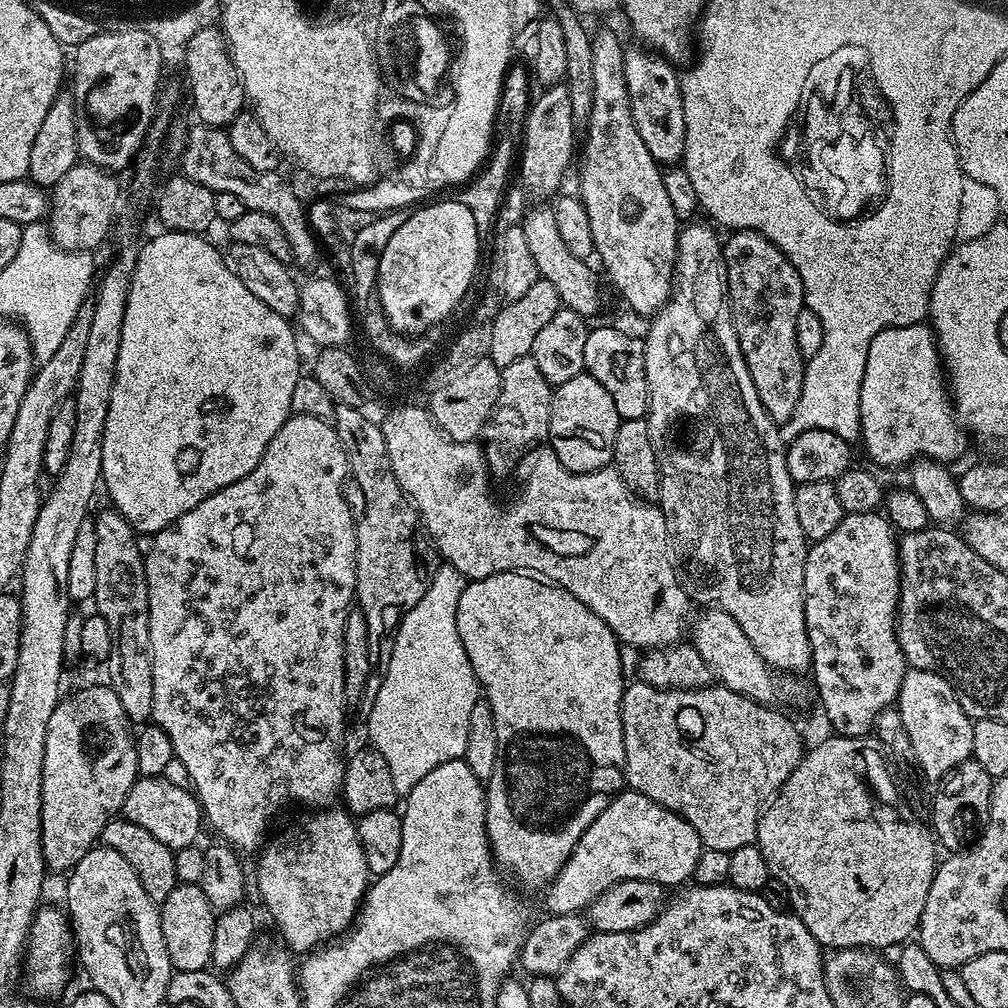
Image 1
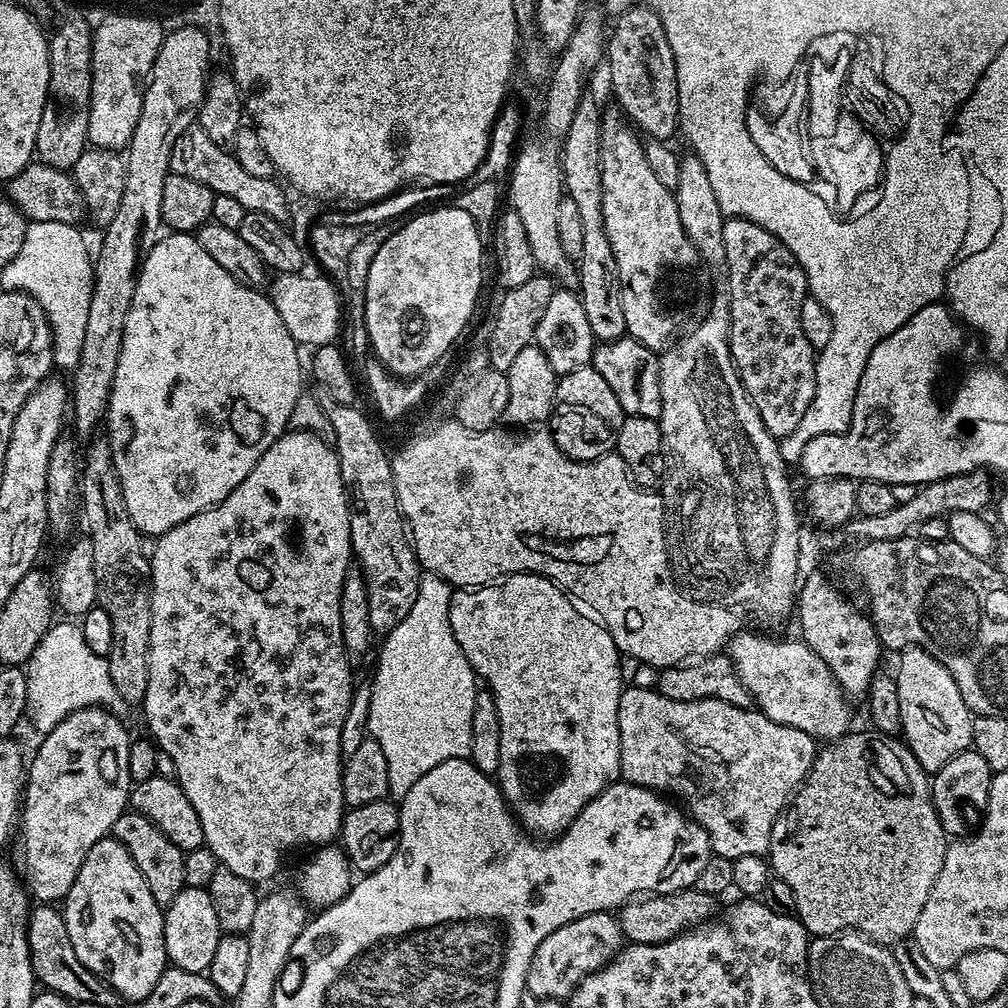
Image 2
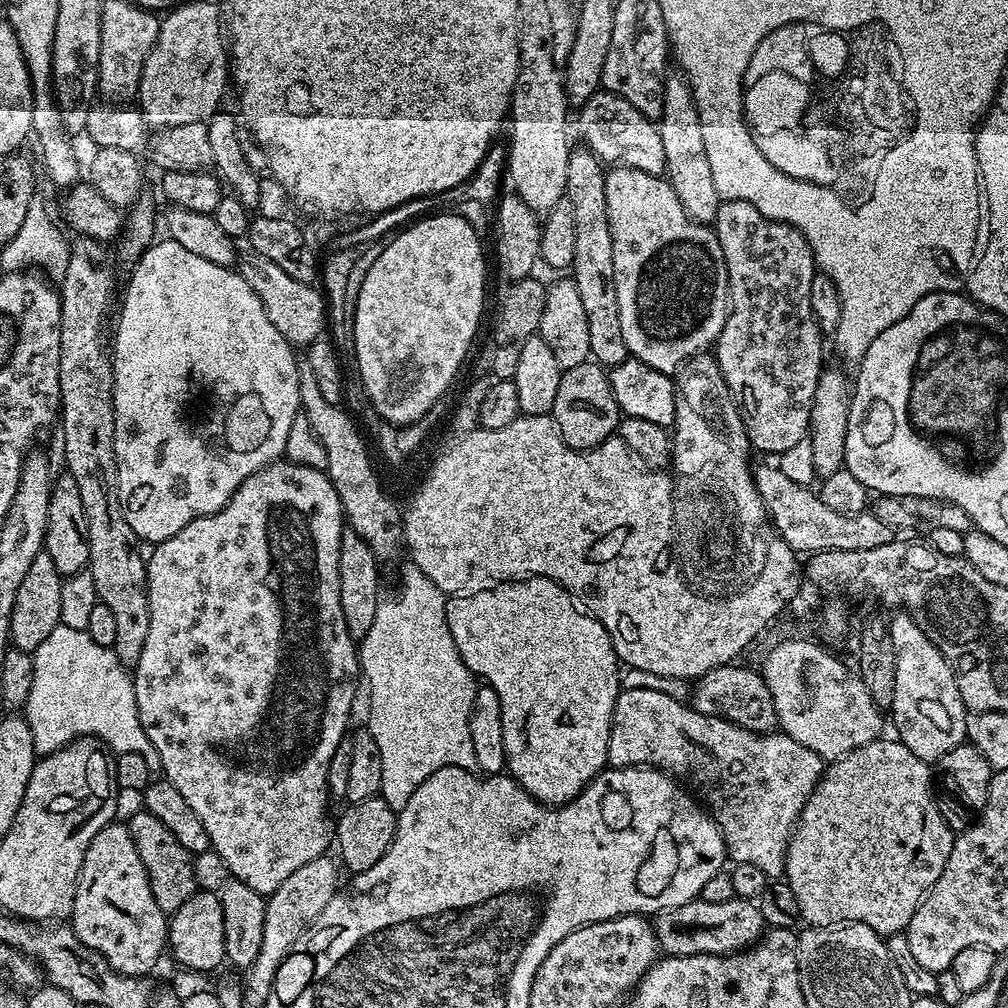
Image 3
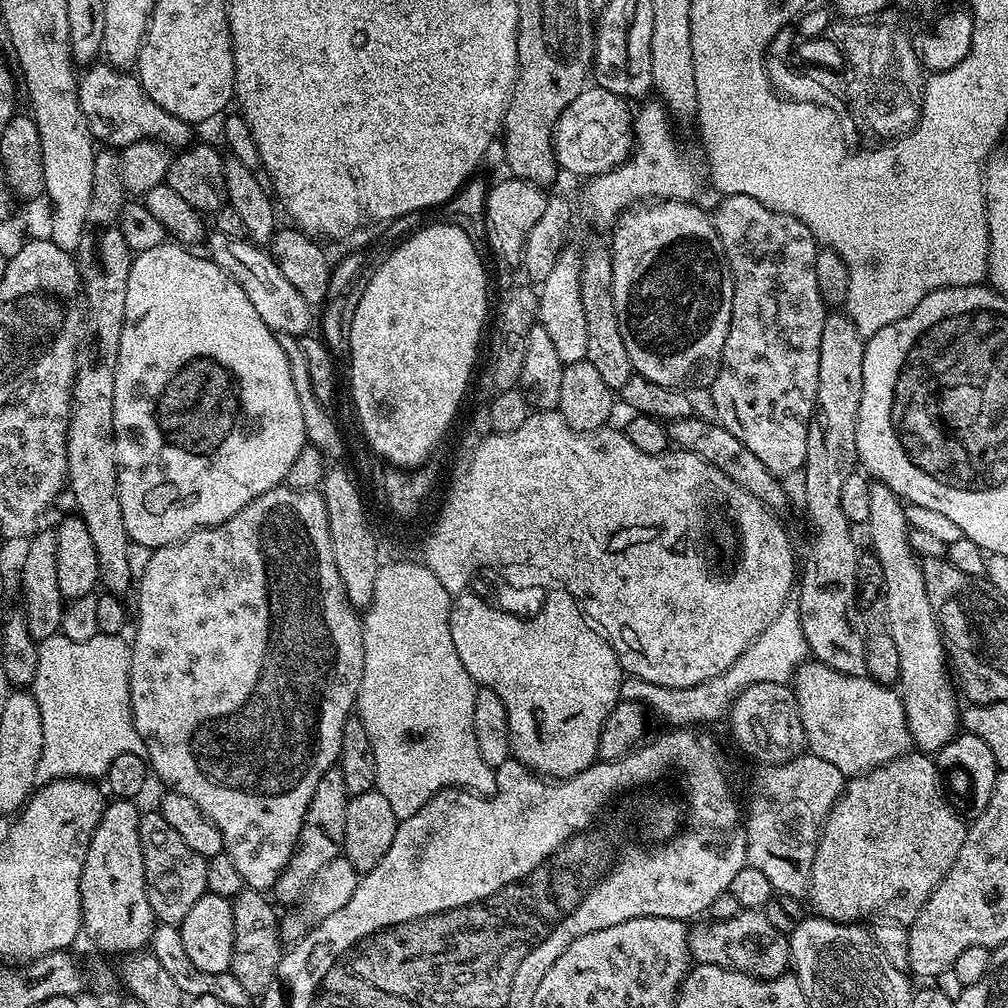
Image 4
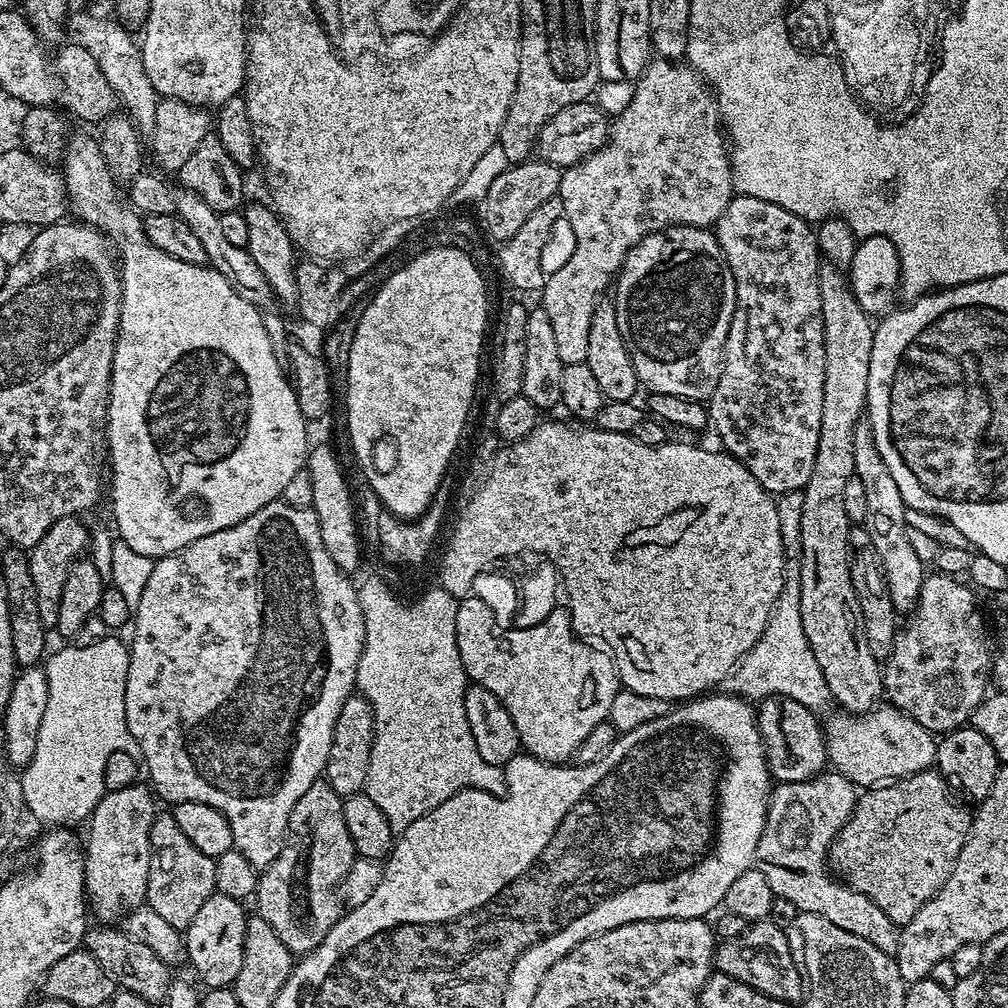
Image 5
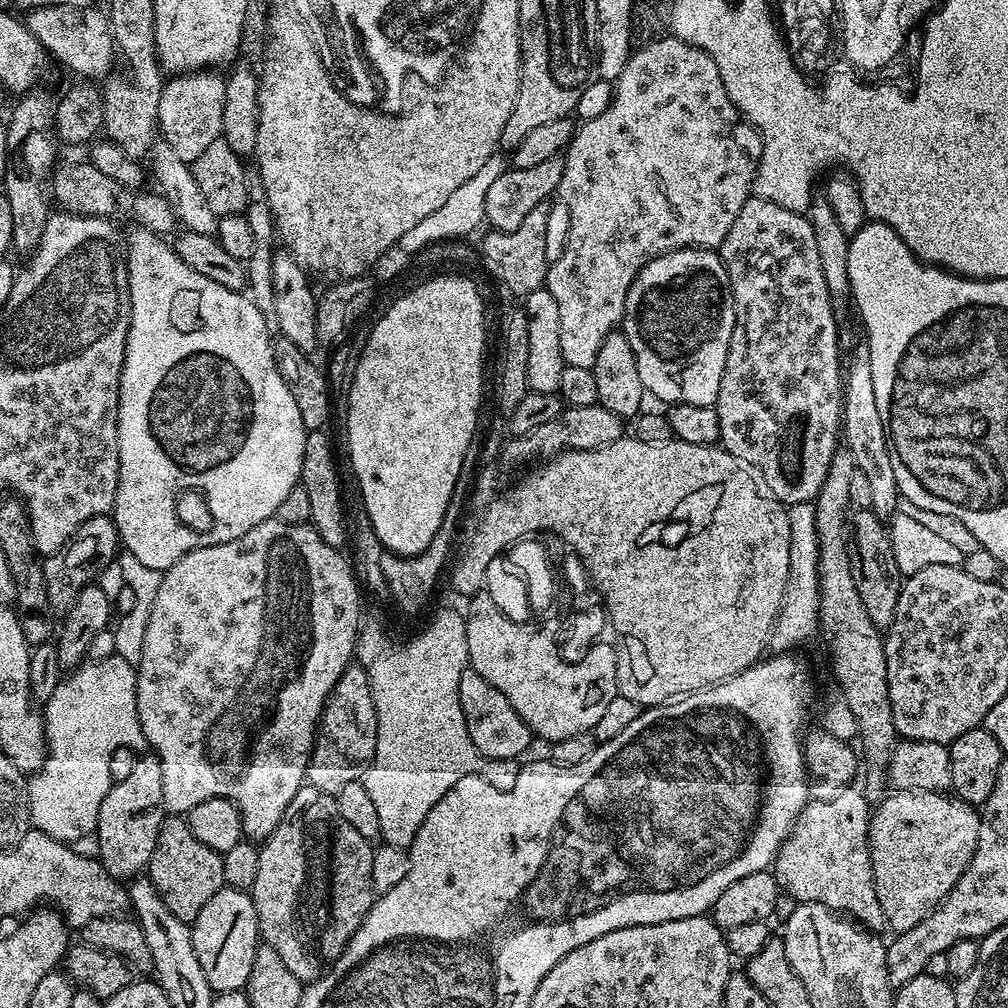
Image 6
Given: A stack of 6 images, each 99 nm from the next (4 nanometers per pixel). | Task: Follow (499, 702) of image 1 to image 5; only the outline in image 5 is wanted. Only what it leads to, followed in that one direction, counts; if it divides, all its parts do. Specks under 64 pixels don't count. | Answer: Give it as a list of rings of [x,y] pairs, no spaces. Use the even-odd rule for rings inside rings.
[[[469,594],[458,603],[454,632],[458,638],[458,654],[462,654],[462,666],[469,681],[490,690],[490,694],[503,702],[510,718],[514,718],[514,726],[518,726],[520,747],[527,755],[545,760],[547,764],[564,764],[575,757],[586,734],[590,734],[594,726],[607,721],[610,702],[614,702],[614,694],[618,690],[590,690],[580,694],[574,690],[574,678],[570,674],[572,670],[566,668],[572,668],[572,640],[577,635],[572,629],[571,613],[565,607],[557,606],[545,620],[532,628],[512,627],[501,630],[497,629],[494,616],[486,603]]]

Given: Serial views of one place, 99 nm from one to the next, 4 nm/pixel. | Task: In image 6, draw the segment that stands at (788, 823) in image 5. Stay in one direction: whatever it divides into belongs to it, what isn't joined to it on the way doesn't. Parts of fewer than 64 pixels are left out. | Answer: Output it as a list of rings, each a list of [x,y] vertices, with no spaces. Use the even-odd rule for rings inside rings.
[[[859,787],[844,788],[828,800],[813,799],[804,805],[792,833],[785,838],[774,861],[774,875],[781,889],[799,903],[824,904],[880,934],[885,931],[886,921],[874,886],[868,849],[869,819],[870,801]]]

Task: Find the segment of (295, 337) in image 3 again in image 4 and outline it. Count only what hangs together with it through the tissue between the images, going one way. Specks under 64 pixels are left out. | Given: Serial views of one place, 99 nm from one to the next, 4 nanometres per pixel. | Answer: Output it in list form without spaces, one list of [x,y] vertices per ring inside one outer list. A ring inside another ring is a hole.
[[[213,231],[207,237],[207,244],[207,255],[230,278],[234,278],[234,282],[238,282],[238,286],[242,286],[246,298],[250,298],[250,306],[254,306],[254,310],[258,310],[258,318],[262,318],[262,322],[266,322],[266,326],[271,332],[303,337],[311,329],[308,328],[311,324],[313,327],[313,305],[308,304],[302,298],[302,294],[298,294],[298,290],[294,290],[294,286],[290,286],[290,282],[286,282],[286,274],[282,274],[282,270],[272,259],[271,251],[265,250],[259,244],[252,243],[247,238],[227,236],[218,231]]]

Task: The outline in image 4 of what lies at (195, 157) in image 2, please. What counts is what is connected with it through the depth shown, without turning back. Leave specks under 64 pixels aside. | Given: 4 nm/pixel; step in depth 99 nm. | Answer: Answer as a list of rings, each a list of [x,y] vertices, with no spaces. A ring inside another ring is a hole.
[[[107,62],[93,63],[79,73],[76,89],[93,141],[109,149],[123,150],[140,140],[155,140],[169,150],[183,150],[193,143],[193,125],[158,106],[148,97],[139,79],[127,71],[113,68]]]

